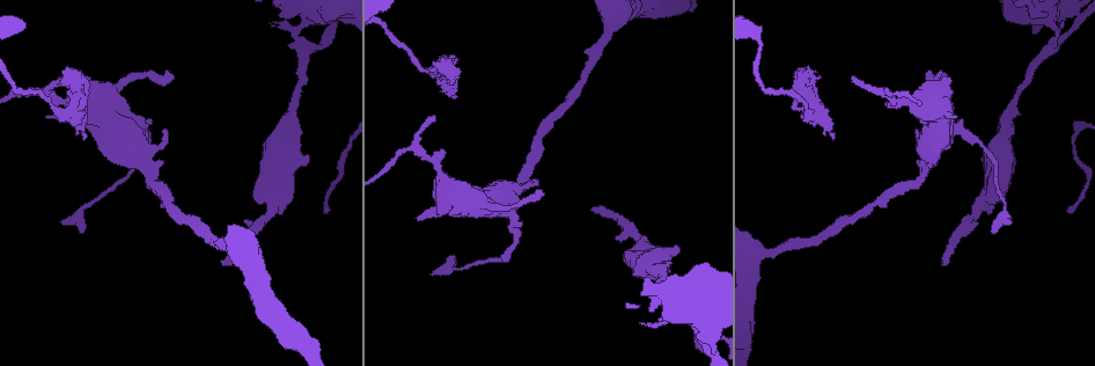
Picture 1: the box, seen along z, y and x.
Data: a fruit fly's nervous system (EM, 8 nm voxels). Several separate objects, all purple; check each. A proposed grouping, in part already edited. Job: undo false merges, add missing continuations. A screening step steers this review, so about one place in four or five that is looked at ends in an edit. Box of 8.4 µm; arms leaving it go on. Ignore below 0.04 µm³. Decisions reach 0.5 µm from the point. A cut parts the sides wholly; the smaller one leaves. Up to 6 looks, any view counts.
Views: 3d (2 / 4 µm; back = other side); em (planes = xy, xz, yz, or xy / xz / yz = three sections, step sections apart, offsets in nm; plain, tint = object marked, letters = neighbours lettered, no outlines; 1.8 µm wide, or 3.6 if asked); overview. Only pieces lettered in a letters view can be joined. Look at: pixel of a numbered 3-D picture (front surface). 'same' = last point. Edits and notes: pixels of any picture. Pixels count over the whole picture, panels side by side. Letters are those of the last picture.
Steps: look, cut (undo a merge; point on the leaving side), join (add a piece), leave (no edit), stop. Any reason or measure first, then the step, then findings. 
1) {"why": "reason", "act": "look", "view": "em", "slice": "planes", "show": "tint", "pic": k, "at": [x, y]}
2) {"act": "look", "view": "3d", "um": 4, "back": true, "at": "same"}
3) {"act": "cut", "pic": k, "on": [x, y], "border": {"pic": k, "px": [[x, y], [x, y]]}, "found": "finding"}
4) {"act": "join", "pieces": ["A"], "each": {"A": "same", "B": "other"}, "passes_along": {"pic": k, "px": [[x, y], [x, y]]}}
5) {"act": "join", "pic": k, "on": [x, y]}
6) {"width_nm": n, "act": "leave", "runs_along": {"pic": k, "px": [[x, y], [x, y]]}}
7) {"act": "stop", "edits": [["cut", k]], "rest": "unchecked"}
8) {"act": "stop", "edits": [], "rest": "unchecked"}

{"why": "thick turns thin", "act": "look", "view": "3d", "um": 2, "pic": 1, "at": [892, 102]}

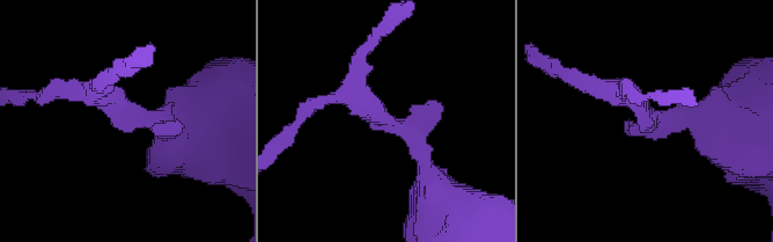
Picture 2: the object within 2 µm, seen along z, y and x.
{"act": "look", "view": "em", "slice": "yz", "step": 4, "show": "tint", "pic": 2, "at": [125, 117]}

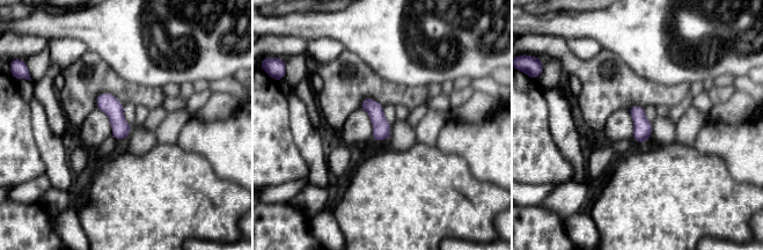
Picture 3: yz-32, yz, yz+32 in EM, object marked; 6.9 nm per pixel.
{"act": "look", "view": "em", "slice": "xy", "step": 4, "show": "letters", "at": "same"}

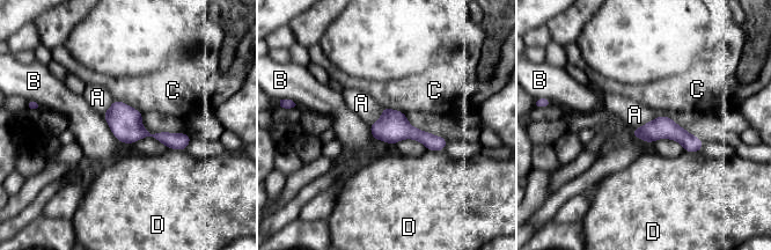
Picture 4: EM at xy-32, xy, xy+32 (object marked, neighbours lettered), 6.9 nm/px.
{"longest_contact_nm": ["A", 280], "act": "leave", "each": {"A": "other", "B": "other", "C": "other", "D": "other"}, "runs_along": {"pic": 4, "px": [[107, 115], [133, 131], [186, 140]]}, "found": "continuous, no second cell"}

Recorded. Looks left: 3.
{"why": "sudden change in width", "act": "look", "view": "3d", "um": 4, "pic": 1, "at": [72, 110]}

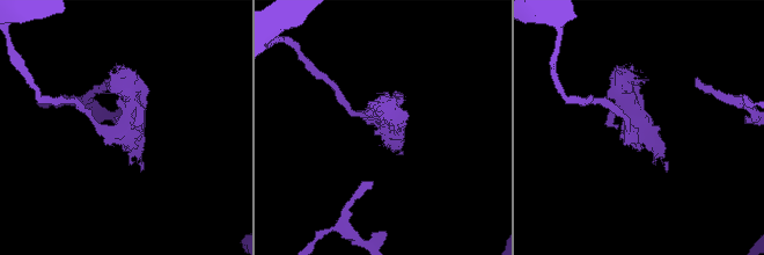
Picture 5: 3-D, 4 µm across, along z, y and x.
{"why": "shape alone is not enough", "act": "look", "view": "em", "slice": "planes", "show": "letters", "pic": 5, "at": [125, 123]}

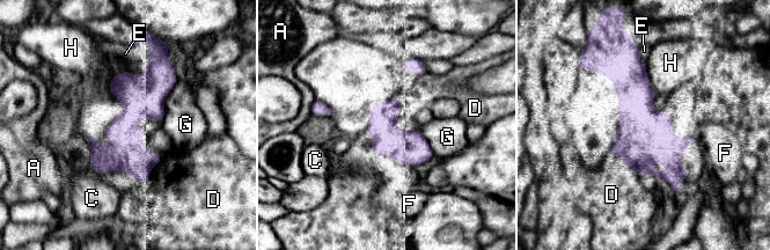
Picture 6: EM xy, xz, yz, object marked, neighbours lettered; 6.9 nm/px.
{"width_nm": 220, "act": "join", "pieces": ["D"], "each": {"A": "other", "C": "other", "D": "same", "E": "other", "F": "other", "G": "other", "H": "other"}, "found": "it goes on there"}

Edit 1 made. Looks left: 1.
{"act": "stop", "edits": [["join", 6]], "rest": "unchecked"}

